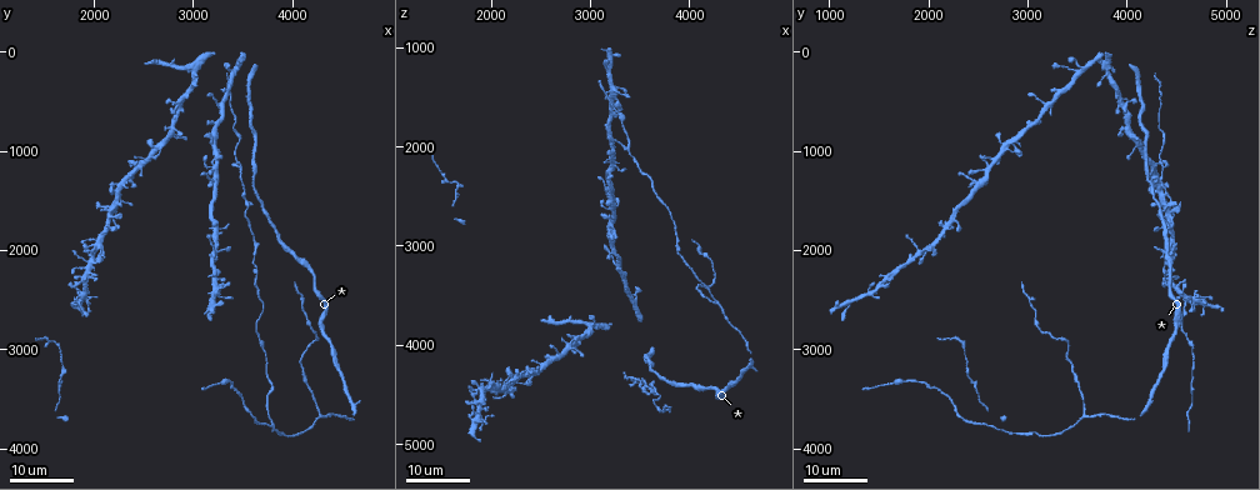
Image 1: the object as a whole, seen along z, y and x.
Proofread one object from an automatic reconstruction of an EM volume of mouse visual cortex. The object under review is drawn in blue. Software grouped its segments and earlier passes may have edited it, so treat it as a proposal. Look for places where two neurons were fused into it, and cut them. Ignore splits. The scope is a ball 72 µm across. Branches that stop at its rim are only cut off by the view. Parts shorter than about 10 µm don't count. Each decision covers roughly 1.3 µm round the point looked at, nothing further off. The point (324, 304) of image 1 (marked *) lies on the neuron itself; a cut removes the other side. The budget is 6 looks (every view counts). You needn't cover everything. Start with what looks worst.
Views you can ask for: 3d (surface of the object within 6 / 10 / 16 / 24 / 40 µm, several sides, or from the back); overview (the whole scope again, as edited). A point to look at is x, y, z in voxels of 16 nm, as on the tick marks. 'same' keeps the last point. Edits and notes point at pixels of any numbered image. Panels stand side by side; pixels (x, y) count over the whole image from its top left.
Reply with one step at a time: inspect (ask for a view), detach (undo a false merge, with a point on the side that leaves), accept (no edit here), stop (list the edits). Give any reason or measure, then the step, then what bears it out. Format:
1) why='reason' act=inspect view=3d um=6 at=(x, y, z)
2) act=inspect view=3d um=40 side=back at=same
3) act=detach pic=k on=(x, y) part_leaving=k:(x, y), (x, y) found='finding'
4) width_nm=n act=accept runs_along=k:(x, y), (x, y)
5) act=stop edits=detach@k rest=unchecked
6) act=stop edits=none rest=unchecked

why='three-way junction' act=inspect view=3d um=16 at=(3480, 1200, 4340)

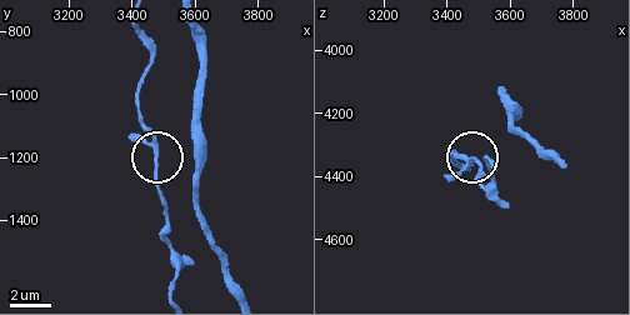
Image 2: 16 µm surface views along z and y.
why='zoom in' act=inspect view=3d um=10 at=same

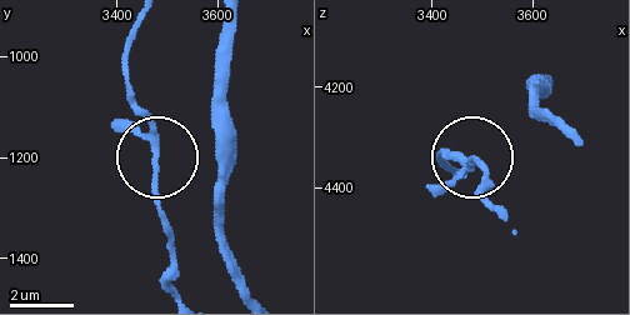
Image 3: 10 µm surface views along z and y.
act=accept found='continuous, no second neuron'

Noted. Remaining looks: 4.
act=inspect view=3d um=24 at=(3560, 1520, 4440)

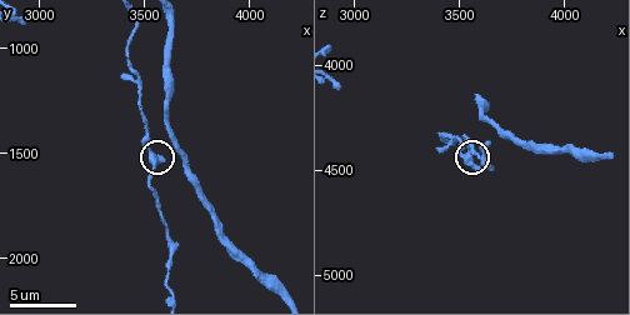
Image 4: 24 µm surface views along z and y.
why='zoom in' act=inspect view=3d um=6 at=(3540, 1550, 4440)

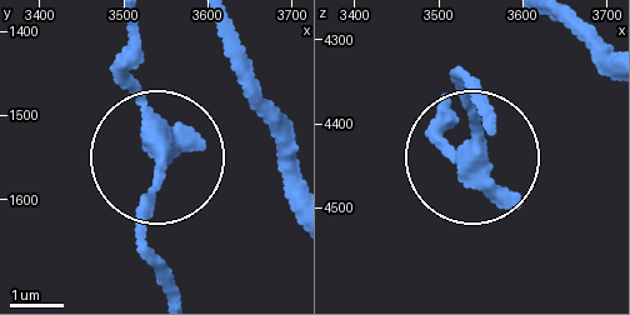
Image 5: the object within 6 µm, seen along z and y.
arms=3 act=accept runs_along=5:(441, 108), (469, 158), (455, 68) found='all the same neuron'

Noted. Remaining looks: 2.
why='arms part here' act=inspect view=3d um=24 at=(4260, 3680, 3580)

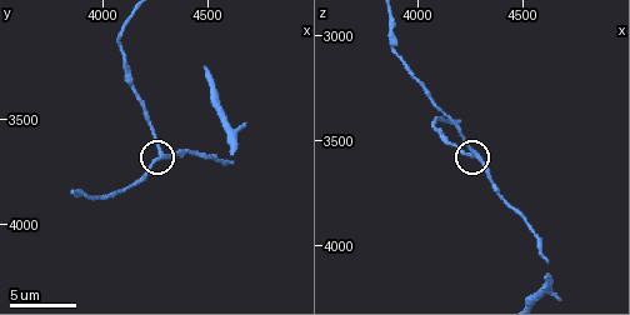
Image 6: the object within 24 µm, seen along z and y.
why='closer look' act=inspect view=3d um=6 at=(4280, 3660, 3570)

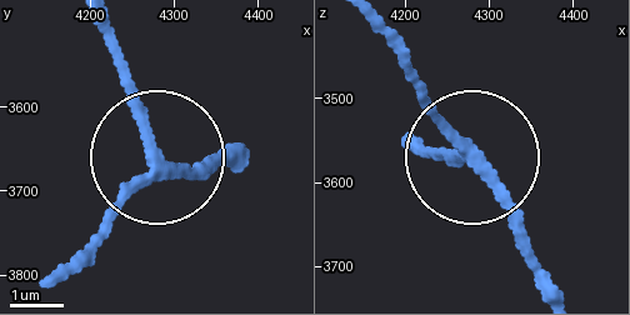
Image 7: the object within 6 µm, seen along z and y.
act=accept runs_along=7:(244, 160), (164, 169), (110, 26) found='all the same neuron'

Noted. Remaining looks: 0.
act=stop edits=none rest=unchecked

